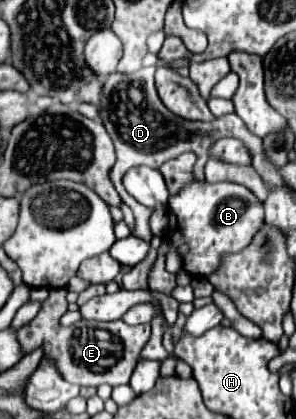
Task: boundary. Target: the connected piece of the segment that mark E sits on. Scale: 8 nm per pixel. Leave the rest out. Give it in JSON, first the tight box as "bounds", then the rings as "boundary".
{"bounds":[18,289,150,387],"boundary":[[[65,289],[51,290],[50,297],[42,303],[40,313],[28,325],[18,329],[20,345],[24,347],[24,351],[34,351],[42,347],[48,357],[56,359],[58,371],[70,383],[82,387],[98,387],[102,383],[108,383],[112,387],[126,385],[136,363],[140,361],[144,345],[150,339],[150,323],[130,327],[124,321],[80,321],[76,323],[76,327],[60,327],[60,317],[68,310],[68,291]]]}

